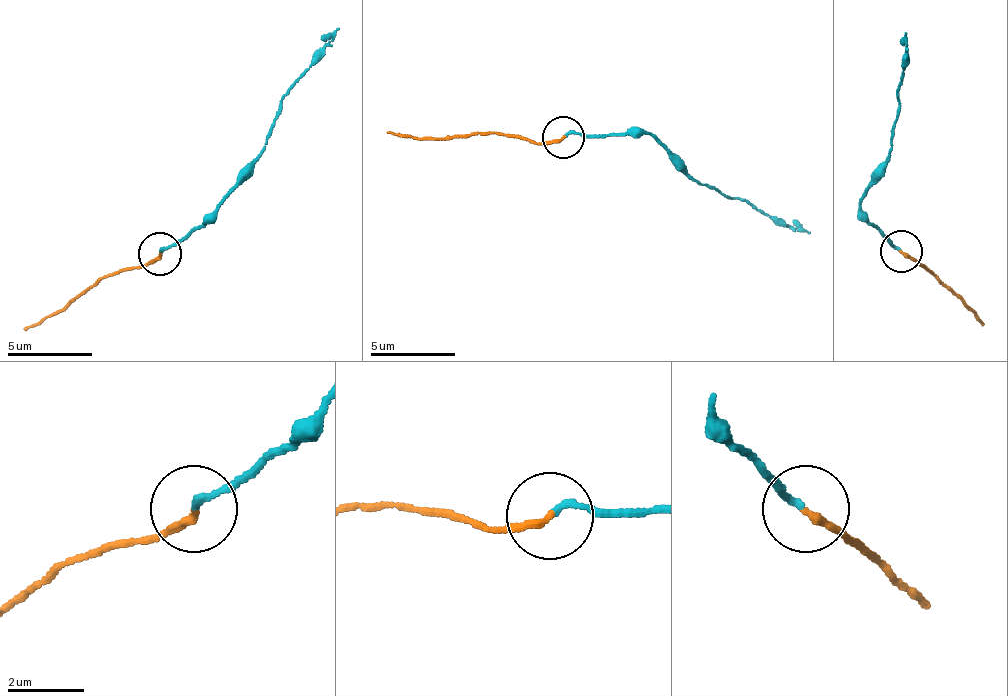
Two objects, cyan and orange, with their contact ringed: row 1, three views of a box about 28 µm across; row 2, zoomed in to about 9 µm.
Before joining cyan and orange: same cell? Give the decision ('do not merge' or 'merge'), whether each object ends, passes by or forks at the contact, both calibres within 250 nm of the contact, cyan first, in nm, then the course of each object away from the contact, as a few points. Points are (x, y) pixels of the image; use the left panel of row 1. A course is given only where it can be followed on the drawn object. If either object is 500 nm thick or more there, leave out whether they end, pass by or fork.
do not merge; cyan ends; orange ends; calibres 160 and 200 nm; course cyan (161, 252), (184, 240), (216, 207), (265, 147), (285, 91), (339, 27); course orange (161, 252), (146, 264), (98, 276), (23, 329)

